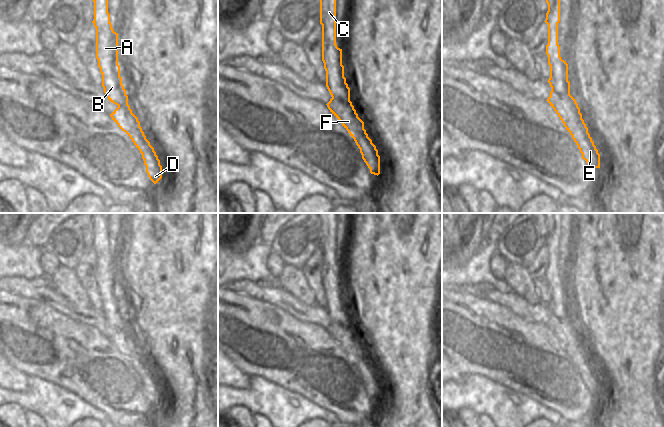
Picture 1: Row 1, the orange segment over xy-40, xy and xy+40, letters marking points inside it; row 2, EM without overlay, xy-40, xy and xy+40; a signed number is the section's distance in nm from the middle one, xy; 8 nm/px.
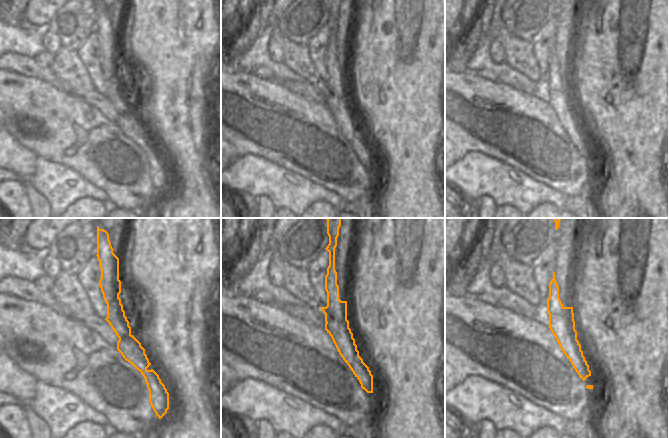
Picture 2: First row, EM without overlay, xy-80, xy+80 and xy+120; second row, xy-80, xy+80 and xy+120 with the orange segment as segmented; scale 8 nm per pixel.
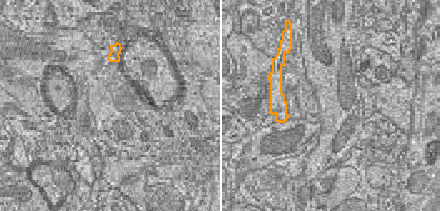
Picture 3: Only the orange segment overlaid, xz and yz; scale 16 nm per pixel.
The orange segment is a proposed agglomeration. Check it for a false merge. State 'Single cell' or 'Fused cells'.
Single cell.

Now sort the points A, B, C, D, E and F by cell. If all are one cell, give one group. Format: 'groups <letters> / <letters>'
groups A B C D E F

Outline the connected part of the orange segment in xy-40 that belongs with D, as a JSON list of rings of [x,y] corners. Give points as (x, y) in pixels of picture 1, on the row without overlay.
[[[108,213],[92,214],[92,225],[94,227],[92,247],[96,253],[96,283],[102,299],[102,311],[108,324],[118,330],[110,341],[140,375],[146,397],[156,408],[162,402],[162,390],[154,372],[146,363],[138,342],[128,329],[128,320],[122,309],[118,289],[118,257],[113,255],[108,237]]]

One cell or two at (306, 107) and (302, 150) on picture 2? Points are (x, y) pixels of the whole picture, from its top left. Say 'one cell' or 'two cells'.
one cell

